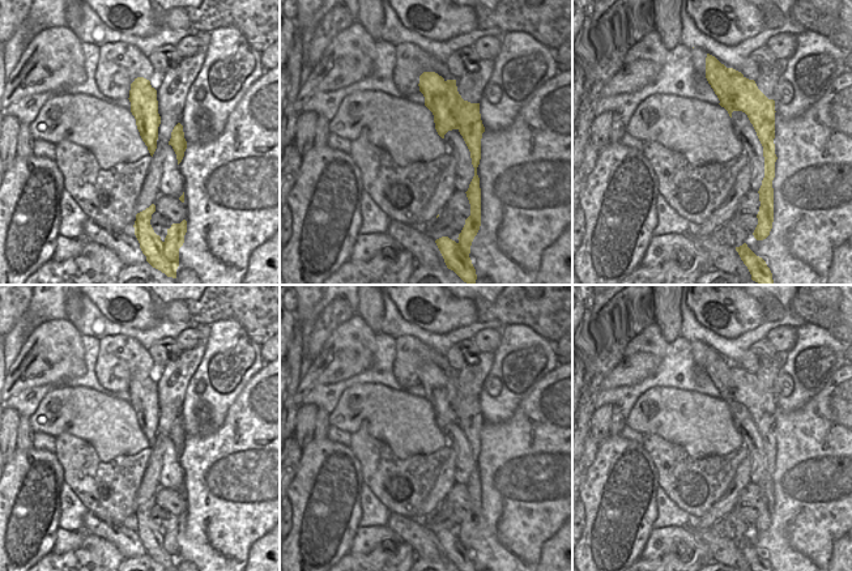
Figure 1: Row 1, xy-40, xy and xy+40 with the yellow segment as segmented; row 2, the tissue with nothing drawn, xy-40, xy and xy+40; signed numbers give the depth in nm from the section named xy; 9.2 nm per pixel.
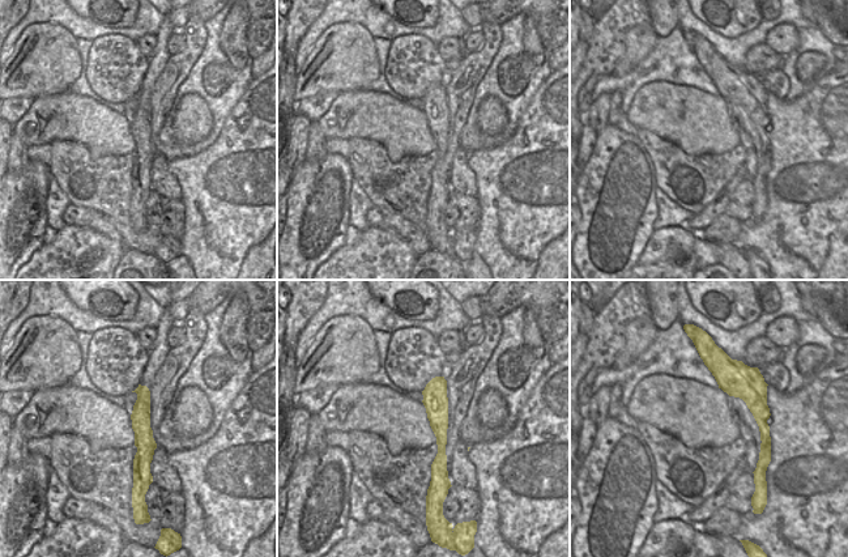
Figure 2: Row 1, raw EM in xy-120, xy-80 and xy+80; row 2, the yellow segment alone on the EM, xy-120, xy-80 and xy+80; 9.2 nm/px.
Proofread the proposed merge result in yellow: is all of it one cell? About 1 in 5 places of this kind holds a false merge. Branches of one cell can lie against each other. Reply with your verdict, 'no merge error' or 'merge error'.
merge error

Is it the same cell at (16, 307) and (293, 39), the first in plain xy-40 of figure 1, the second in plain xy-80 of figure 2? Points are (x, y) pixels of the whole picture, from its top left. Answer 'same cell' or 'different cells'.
same cell

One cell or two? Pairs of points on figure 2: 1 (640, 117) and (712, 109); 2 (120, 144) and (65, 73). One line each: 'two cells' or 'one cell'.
1: one cell
2: two cells

